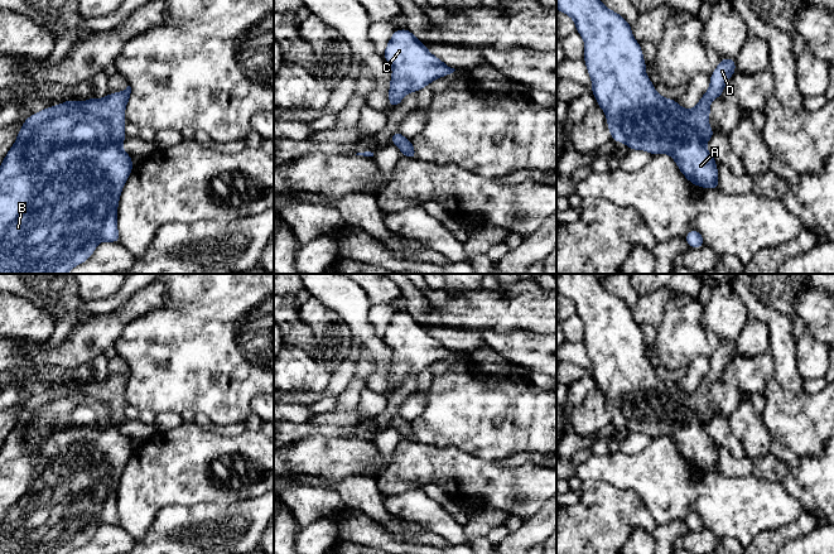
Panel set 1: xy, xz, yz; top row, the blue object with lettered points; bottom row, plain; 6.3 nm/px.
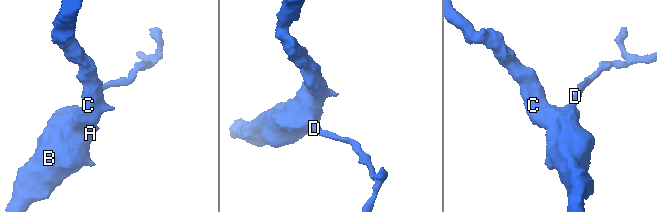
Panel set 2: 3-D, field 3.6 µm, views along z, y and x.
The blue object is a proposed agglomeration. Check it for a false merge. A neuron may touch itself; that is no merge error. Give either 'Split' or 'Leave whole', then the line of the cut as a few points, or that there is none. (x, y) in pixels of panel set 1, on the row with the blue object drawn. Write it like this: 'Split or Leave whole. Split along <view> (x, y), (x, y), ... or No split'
Leave whole. No split

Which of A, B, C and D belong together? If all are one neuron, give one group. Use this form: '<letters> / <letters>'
A B C D

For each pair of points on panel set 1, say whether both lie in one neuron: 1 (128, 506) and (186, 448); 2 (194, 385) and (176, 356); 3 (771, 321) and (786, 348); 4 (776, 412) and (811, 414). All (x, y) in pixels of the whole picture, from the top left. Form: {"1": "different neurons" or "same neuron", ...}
{"1": "same neuron", "2": "same neuron", "3": "same neuron", "4": "same neuron"}

